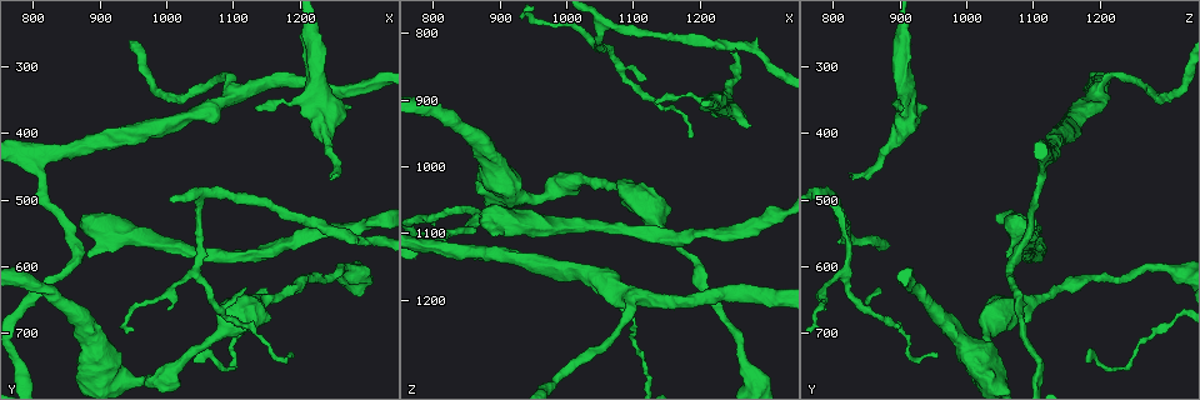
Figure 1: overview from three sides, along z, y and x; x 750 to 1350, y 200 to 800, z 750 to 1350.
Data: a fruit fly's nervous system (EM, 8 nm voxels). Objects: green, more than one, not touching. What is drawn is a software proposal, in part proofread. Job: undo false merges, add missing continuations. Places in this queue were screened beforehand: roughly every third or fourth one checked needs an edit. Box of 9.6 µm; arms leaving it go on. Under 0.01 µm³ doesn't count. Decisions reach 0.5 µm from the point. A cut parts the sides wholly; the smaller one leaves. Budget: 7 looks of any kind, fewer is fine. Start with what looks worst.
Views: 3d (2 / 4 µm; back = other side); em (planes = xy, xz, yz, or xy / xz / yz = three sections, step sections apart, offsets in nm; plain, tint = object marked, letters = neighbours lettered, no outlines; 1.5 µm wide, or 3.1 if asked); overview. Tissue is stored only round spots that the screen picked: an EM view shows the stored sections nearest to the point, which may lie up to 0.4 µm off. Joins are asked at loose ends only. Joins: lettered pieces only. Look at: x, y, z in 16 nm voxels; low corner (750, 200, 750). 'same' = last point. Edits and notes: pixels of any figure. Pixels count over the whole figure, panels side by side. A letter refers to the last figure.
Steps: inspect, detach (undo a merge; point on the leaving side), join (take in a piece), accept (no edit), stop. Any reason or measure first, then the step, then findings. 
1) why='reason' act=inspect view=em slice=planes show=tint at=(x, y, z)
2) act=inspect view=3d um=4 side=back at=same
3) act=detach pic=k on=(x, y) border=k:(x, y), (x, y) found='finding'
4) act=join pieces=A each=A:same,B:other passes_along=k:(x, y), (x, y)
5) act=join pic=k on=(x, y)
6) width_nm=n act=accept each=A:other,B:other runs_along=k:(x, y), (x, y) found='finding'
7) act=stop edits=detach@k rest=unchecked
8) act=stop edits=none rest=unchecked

why='tapers out' act=inspect view=3d um=4 at=(1135, 360, 905)

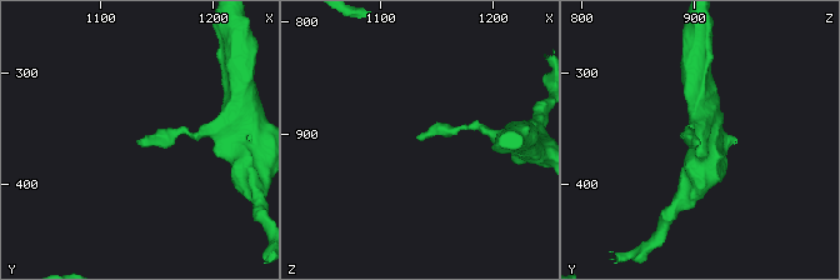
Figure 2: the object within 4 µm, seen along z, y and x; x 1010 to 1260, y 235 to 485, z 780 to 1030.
act=inspect view=em slice=yz step=4 show=tint at=(1132, 364, 906)

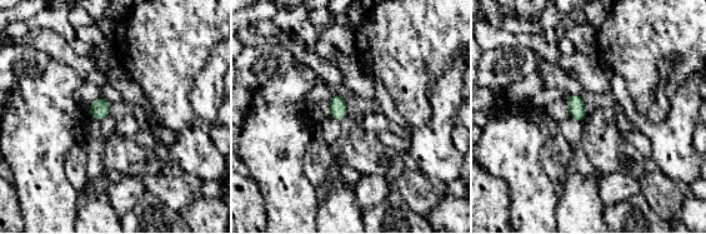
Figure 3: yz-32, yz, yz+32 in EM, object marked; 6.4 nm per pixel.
why='another direction' act=inspect view=em slice=planes show=letters at=same

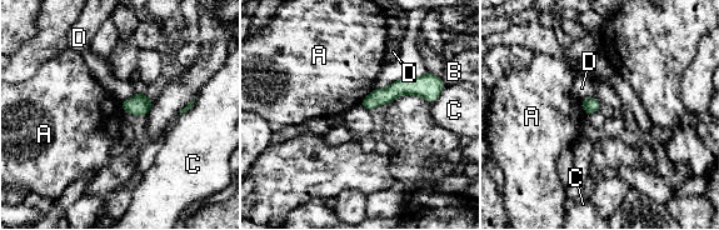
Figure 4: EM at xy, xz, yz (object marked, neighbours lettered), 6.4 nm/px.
act=accept each=A:other,B:other,C:other,D:other runs_along=4:(433, 93), (398, 88), (364, 103) found='none of them fits'

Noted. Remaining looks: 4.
why='an open end' act=inspect view=3d um=4 at=(880, 585, 1065)

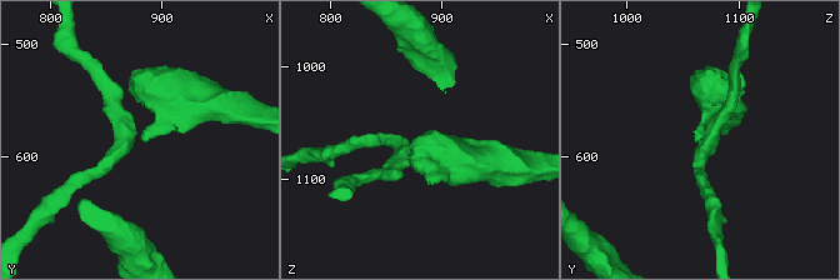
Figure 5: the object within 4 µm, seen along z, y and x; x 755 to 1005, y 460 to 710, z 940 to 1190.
why='shape alone is not enough' act=inspect view=em slice=planes show=plain at=(880, 580, 1064)

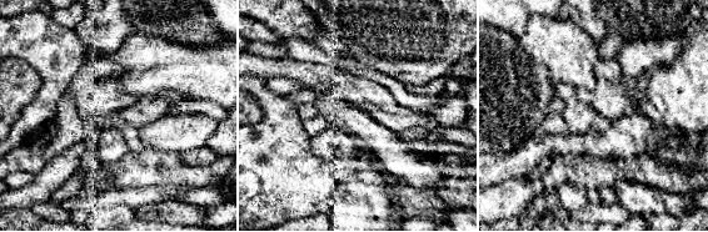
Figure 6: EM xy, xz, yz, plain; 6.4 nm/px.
why='what lies round it' act=inspect view=em slice=planes show=letters at=same

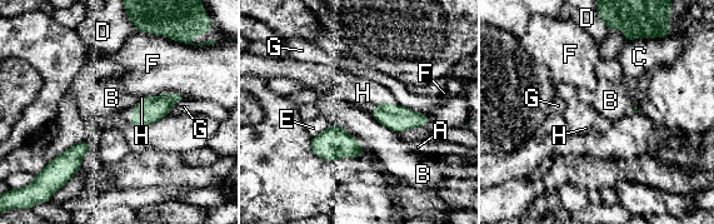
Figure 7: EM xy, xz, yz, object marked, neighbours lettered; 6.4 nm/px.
act=join pieces=H each=A:other,B:other,C:other,D:other,E:other,F:other,G:other,H:same passes_along=7:(398, 118), (383, 103), (363, 93) found='it goes on there'

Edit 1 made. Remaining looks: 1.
why='thick turns thin' act=inspect view=em slice=yz step=8 show=letters at=(1215, 255, 910)

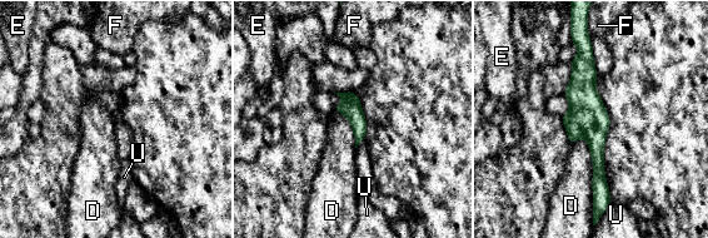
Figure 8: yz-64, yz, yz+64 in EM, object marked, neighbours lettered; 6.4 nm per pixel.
width_nm=260 act=accept each=D:other,E:other,F:other,U:other border=8:(579, 137), (591, 155), (593, 206) found='continuous, no second neuron'

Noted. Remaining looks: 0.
act=stop edits=join@7 rest=unchecked

